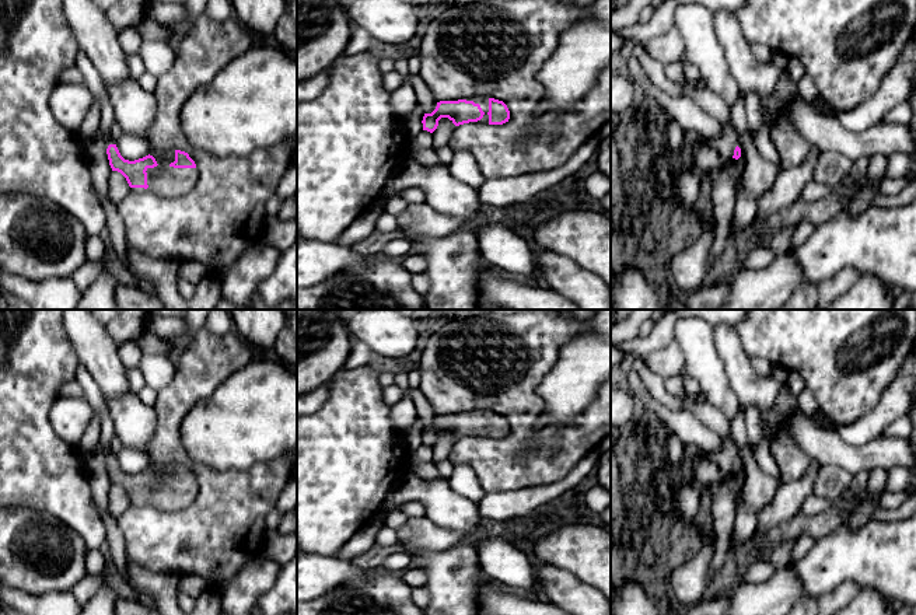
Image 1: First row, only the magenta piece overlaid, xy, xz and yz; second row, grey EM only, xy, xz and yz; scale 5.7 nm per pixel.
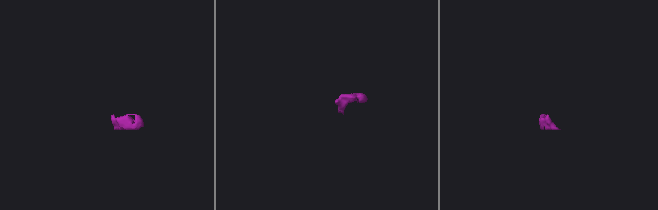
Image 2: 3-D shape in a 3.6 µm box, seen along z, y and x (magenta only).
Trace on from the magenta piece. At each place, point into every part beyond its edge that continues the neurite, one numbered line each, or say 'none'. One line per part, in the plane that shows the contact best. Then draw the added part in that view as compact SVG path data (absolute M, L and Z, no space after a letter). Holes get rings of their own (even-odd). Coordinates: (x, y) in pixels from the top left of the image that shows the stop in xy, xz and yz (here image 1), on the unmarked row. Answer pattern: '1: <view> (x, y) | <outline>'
1: xz (483, 415) | M476 409L476 410L472 410L472 412L466 412L466 415L473 415L475 417L480 419L485 429L480 434L478 434L478 437L489 438L489 429L487 429L487 426L489 426L489 410Z
2: yz (727, 454) | M723 437L721 447L706 454L706 459L714 462L723 472L733 471L738 457L740 451L731 437Z

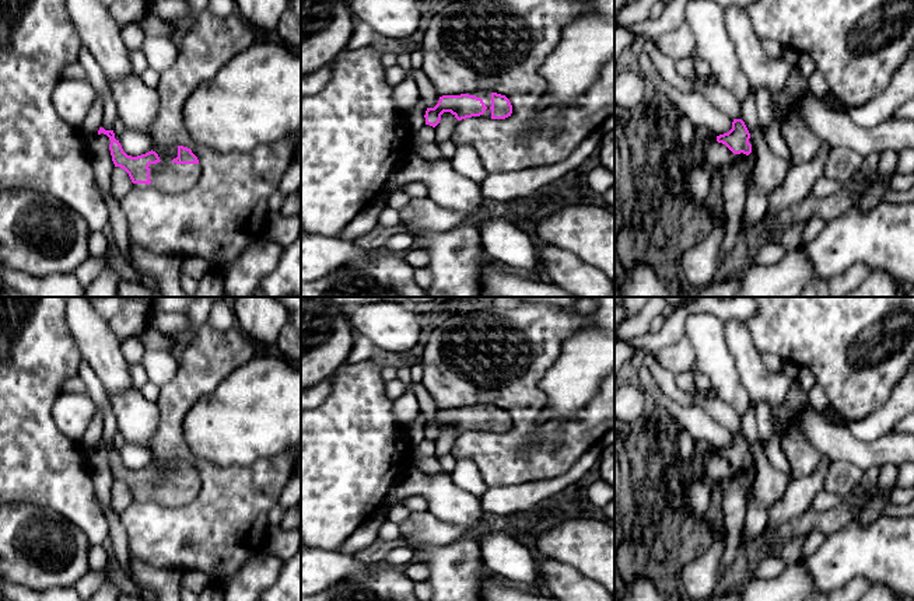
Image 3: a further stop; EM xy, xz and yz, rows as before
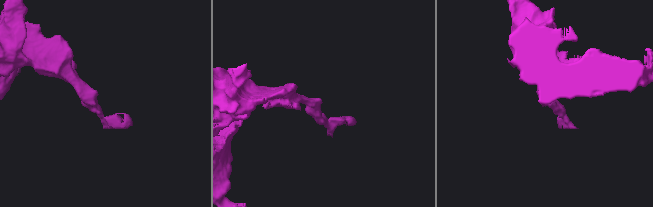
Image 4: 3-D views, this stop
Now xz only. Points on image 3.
1: xz (486, 409) | M479 403L479 405L474 405L474 406L469 406L469 409L476 409L477 412L483 413L487 423L483 429L480 429L480 431L491 433L491 423L490 423L490 420L491 420L491 405Z

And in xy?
1: xy (168, 491) | M178 460L167 462L167 472L150 478L150 499L165 507L182 507L192 503L200 490L199 478L176 478L172 474L178 471ZM133 497L134 503L146 503L147 497Z

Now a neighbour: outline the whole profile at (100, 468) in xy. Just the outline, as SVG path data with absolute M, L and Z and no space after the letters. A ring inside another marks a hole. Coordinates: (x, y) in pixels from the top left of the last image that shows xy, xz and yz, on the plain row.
M104 447L88 454L90 475L102 511L112 507L112 485L115 483L115 478L112 475L109 458L111 454Z

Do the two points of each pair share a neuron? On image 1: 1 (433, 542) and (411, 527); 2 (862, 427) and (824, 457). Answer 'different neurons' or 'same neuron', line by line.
1: same neuron
2: different neurons

